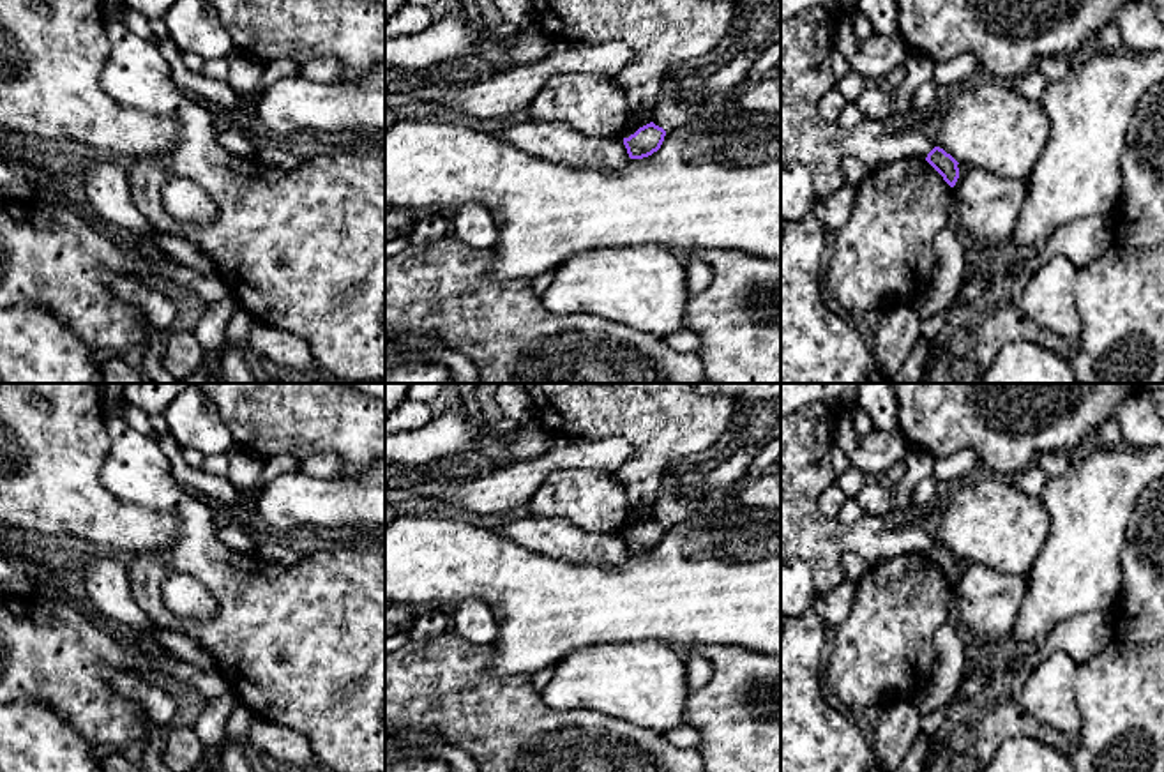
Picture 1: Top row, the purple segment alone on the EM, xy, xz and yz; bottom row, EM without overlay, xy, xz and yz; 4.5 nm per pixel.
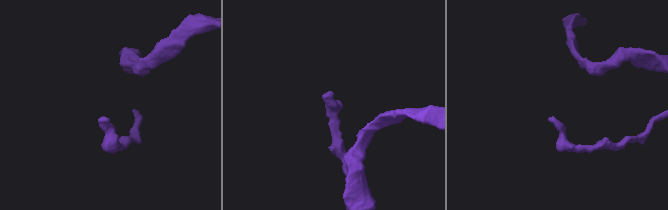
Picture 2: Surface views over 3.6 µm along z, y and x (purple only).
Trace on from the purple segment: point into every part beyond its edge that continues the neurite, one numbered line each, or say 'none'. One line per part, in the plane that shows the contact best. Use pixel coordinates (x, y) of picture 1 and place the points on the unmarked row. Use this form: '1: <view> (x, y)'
none

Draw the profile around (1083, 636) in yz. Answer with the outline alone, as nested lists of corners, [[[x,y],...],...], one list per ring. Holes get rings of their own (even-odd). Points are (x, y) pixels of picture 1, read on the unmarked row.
[[[1109,609],[1076,615],[1053,629],[1039,648],[1017,657],[1010,652],[998,655],[986,670],[968,668],[959,682],[956,707],[980,703],[993,675],[1000,673],[1007,684],[1012,677],[1024,677],[1054,652],[1069,654],[1083,664],[1100,654],[1115,640],[1113,613]]]

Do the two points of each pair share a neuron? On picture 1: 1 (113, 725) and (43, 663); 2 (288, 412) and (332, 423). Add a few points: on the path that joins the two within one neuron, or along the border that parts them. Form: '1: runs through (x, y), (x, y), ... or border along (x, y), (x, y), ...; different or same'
1: runs through (96, 709), (60, 677); same
2: runs through (299, 412), (322, 416); same

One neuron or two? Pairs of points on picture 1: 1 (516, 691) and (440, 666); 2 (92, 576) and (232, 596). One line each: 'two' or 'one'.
1: one
2: two

